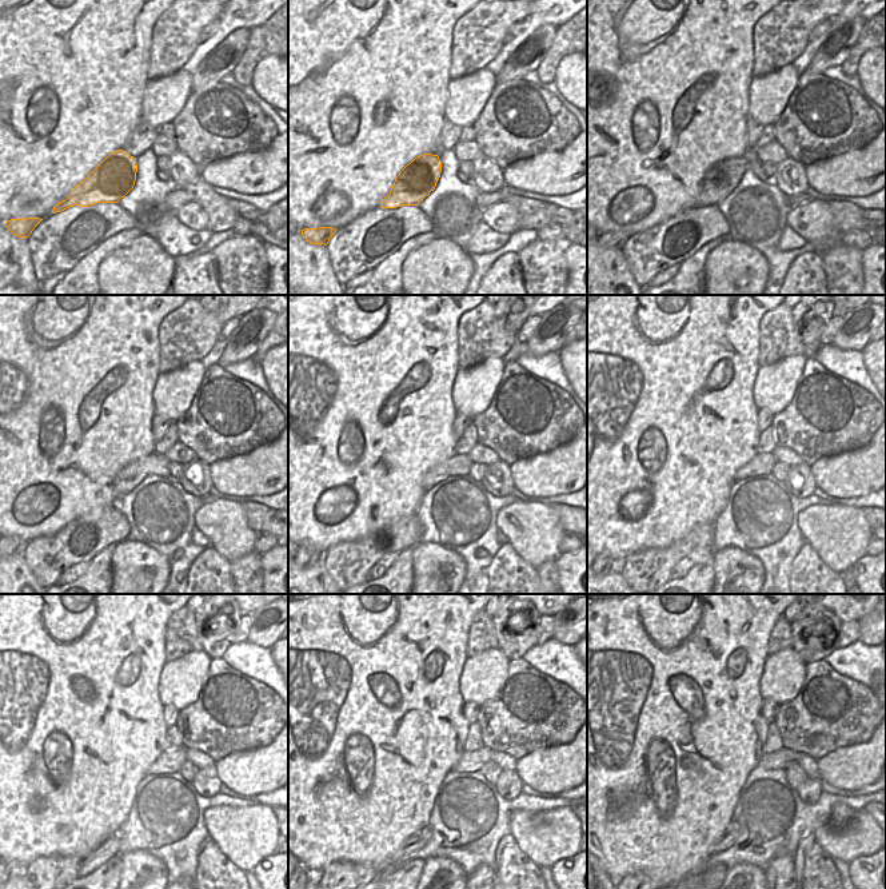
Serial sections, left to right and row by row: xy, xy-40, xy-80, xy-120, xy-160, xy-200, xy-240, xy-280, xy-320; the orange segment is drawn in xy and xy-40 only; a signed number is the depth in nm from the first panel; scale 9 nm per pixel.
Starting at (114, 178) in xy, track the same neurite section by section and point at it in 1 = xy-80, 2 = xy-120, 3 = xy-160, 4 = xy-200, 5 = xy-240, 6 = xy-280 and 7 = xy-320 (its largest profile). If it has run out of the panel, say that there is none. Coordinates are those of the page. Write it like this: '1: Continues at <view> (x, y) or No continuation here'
1: Continues at xy-80 (719, 180)
2: Continues at xy-120 (128, 477)
3: Continues at xy-160 (458, 465)
4: Continues at xy-200 (762, 463)
5: Continues at xy-240 (170, 761)
6: Continues at xy-280 (471, 761)
7: Continues at xy-320 (783, 757)

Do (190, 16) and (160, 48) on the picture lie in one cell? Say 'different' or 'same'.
same

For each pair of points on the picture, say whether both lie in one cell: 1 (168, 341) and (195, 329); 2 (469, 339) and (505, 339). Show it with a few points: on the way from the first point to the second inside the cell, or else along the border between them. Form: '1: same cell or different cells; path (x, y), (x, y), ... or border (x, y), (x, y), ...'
1: same cell; path (175, 341), (179, 341), (188, 333)
2: same cell; path (478, 339), (495, 339)

